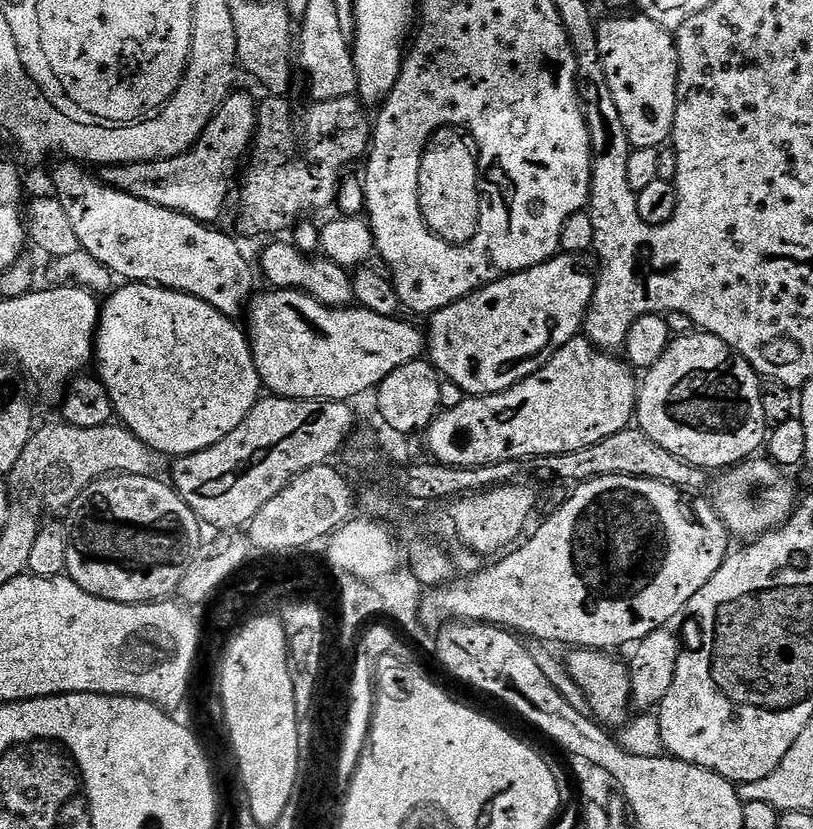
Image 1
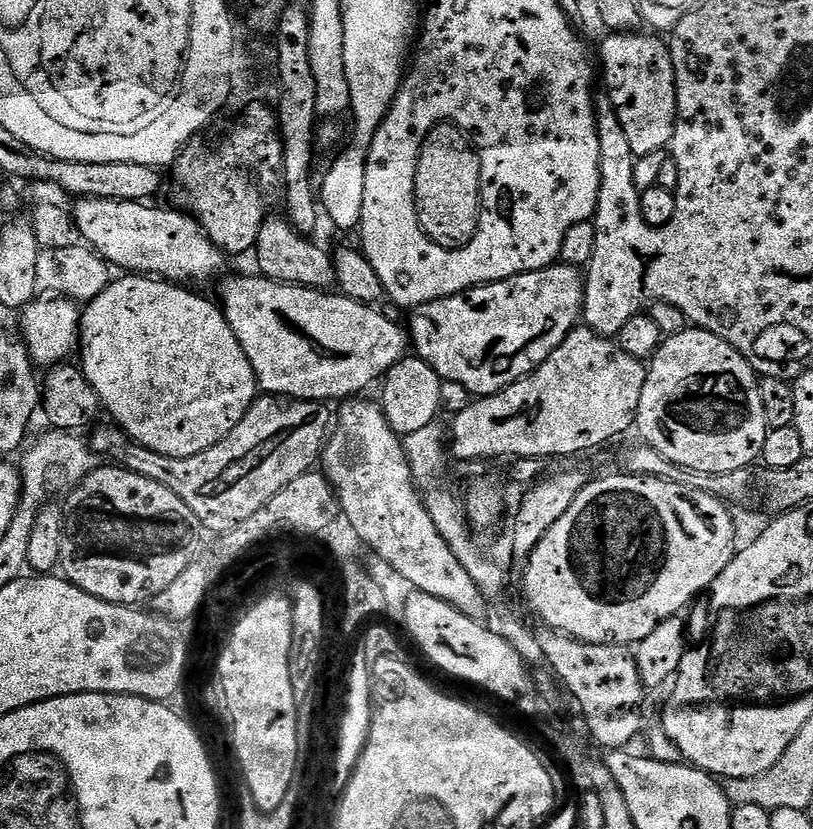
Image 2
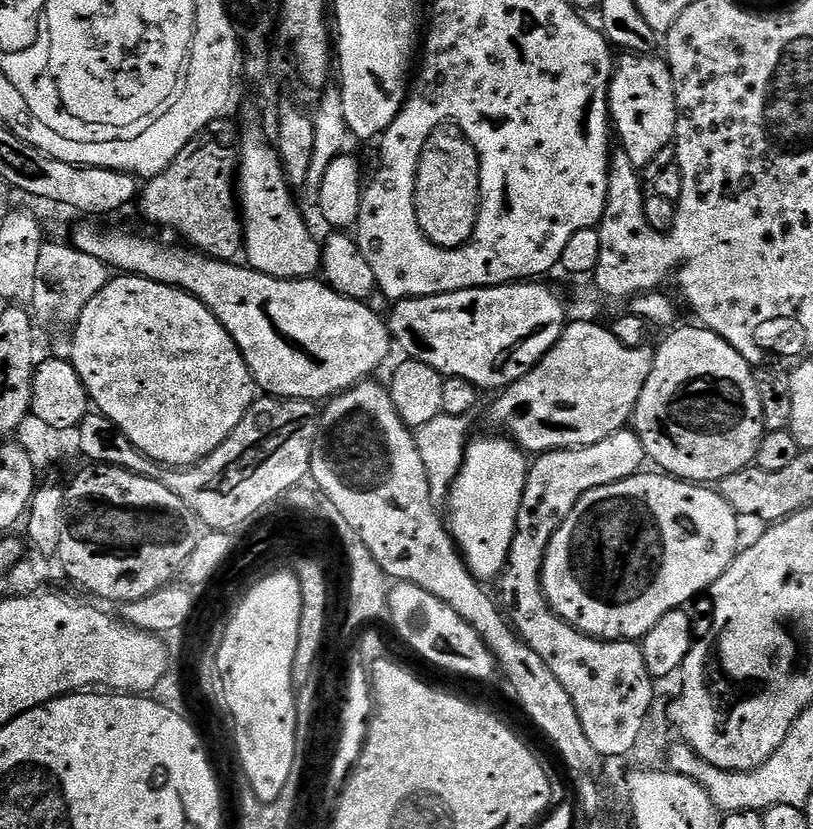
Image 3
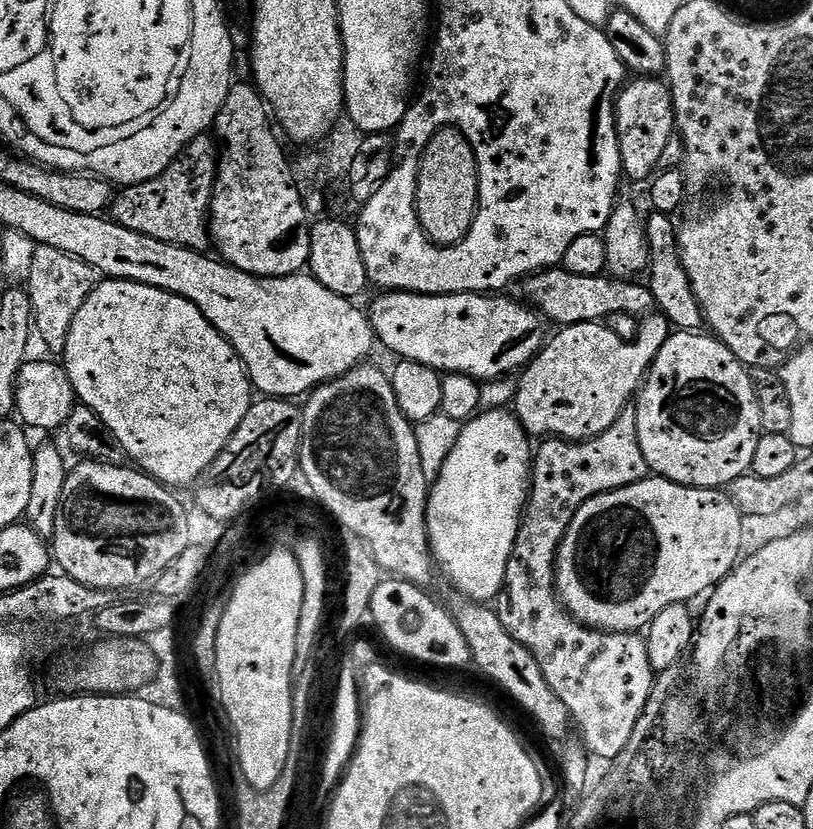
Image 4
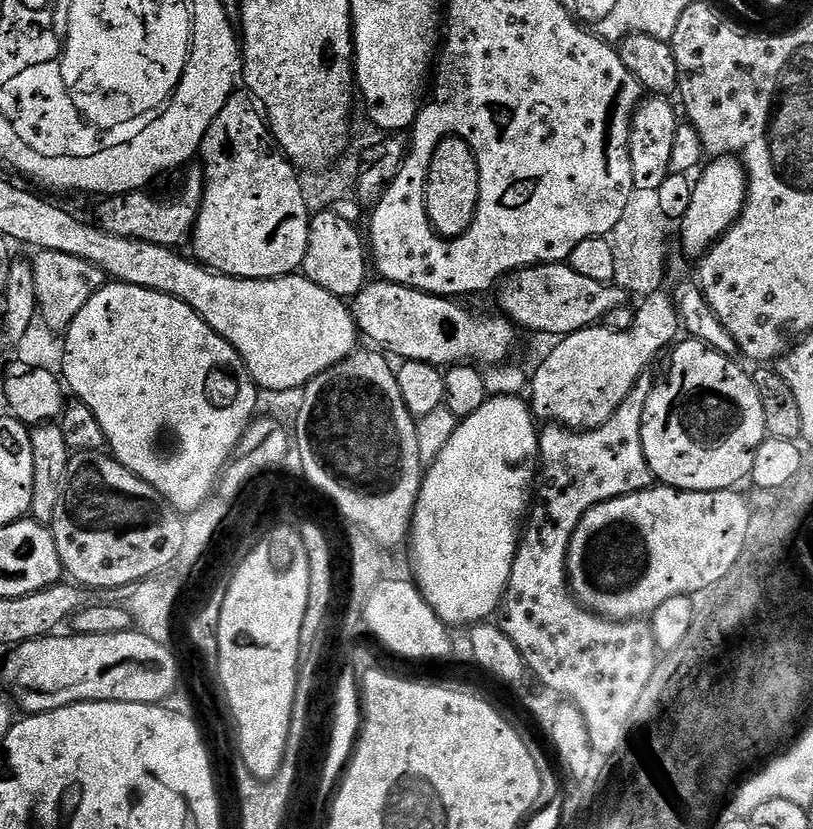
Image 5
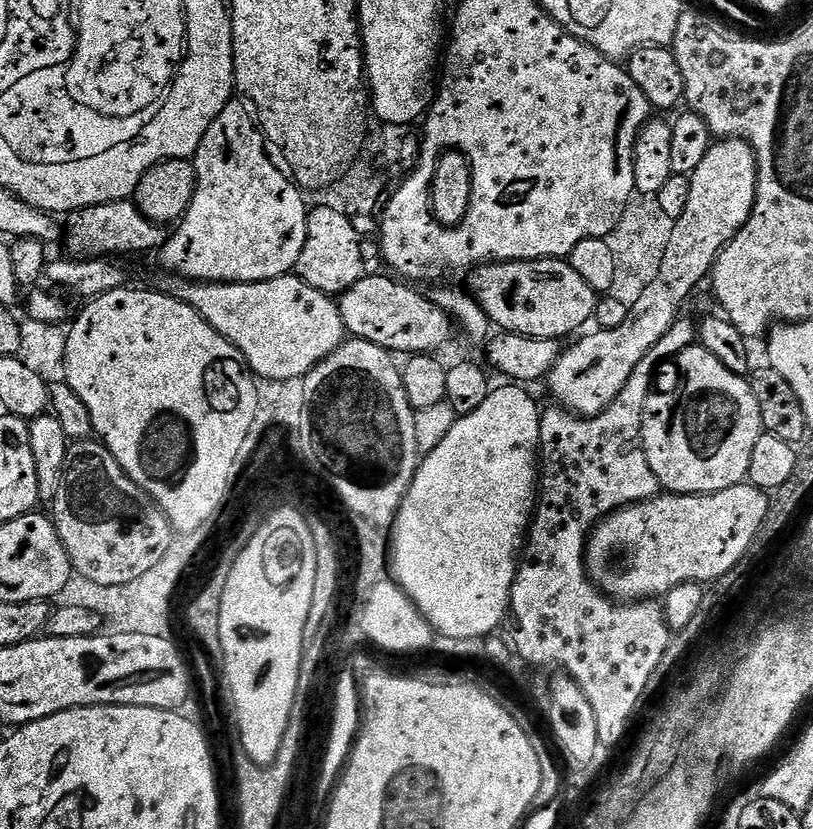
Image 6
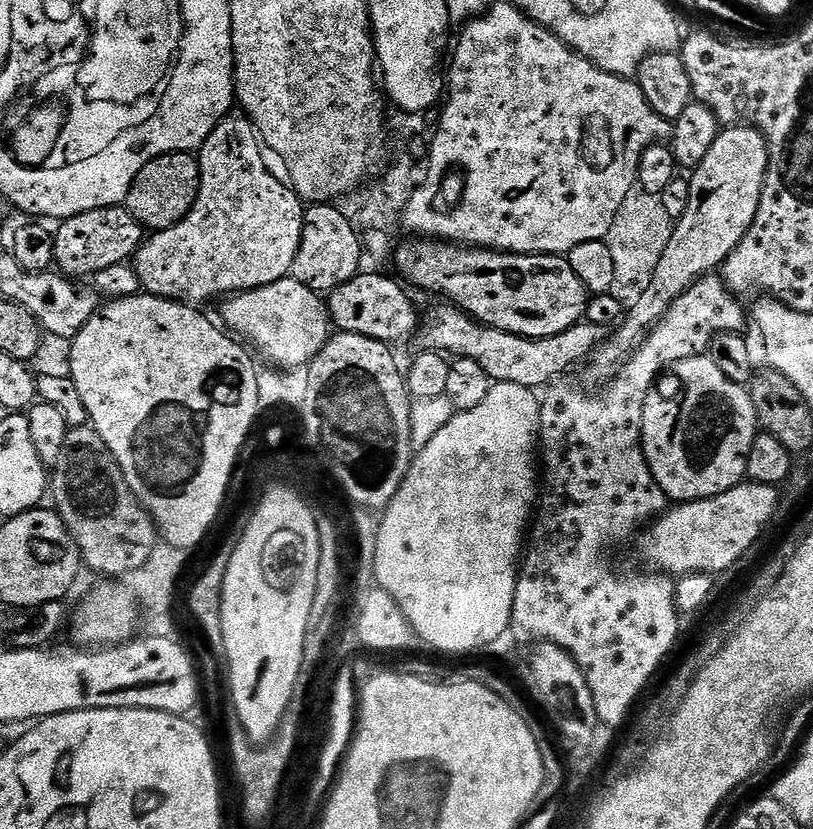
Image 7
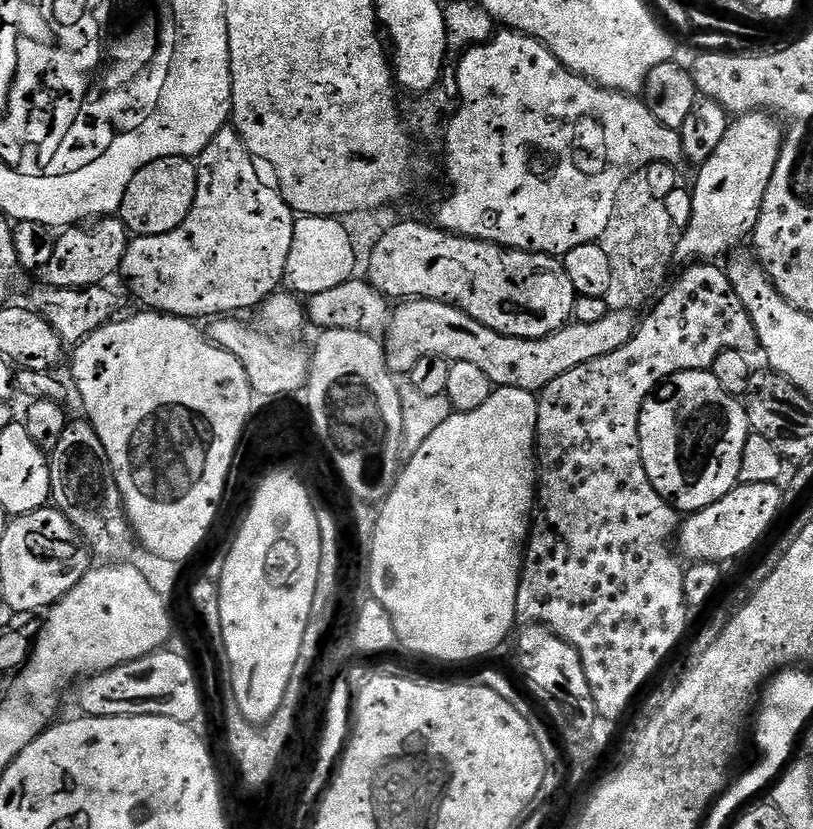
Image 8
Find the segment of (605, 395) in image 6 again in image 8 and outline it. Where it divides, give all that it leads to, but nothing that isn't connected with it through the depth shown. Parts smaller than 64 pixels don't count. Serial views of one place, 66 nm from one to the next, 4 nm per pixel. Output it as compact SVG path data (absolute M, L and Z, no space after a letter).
M750 112L731 121L722 138L722 142L710 156L709 160L699 165L696 182L692 184L693 213L690 222L677 237L674 245L673 261L686 266L690 263L712 262L714 258L724 255L728 250L737 249L743 239L751 235L756 227L760 206L764 201L766 186L778 166L780 147L784 144L785 129L780 128L781 121L775 115L764 112Z

